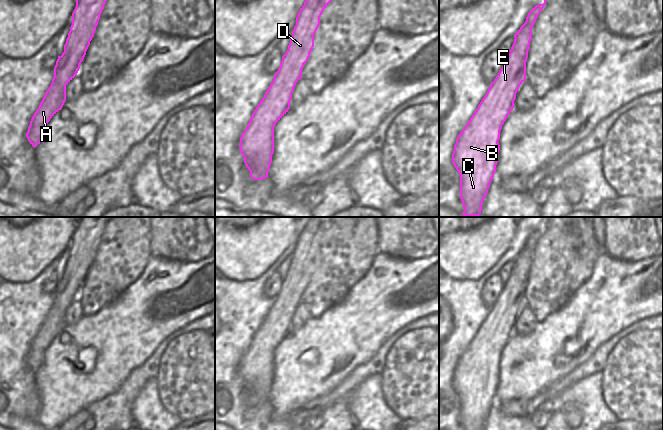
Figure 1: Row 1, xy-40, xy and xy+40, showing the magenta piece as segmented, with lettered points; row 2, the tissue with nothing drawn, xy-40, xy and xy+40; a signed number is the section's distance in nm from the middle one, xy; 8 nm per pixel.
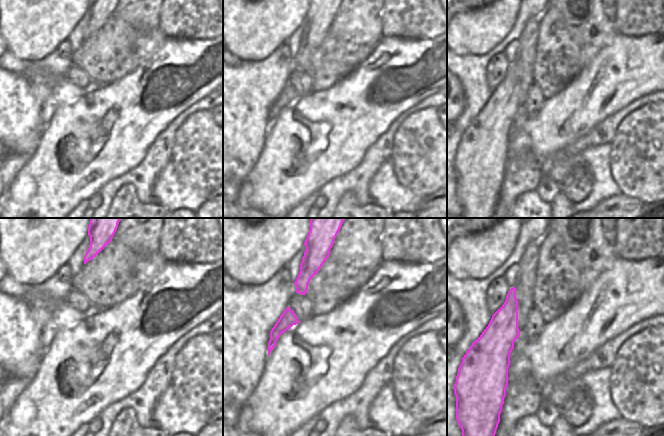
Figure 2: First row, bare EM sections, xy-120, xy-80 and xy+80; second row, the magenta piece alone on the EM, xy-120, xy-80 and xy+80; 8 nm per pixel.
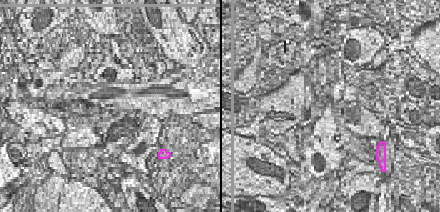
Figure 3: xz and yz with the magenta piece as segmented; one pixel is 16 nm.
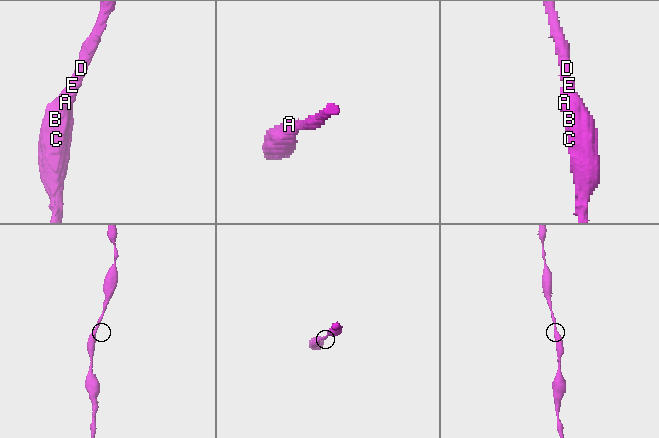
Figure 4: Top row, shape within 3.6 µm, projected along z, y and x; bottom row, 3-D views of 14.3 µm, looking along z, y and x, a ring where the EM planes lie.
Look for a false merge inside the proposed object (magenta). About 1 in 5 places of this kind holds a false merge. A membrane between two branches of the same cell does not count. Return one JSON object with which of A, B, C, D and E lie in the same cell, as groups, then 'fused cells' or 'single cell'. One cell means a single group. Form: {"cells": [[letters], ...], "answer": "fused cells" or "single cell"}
{"cells": [["A", "B", "C", "D", "E"]], "answer": "single cell"}

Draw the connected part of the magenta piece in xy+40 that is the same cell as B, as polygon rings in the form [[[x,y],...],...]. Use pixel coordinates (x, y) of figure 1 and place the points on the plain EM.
[[[546,218],[544,219],[544,227],[536,229],[530,234],[525,247],[514,259],[514,267],[508,281],[504,284],[504,289],[456,363],[452,387],[460,399],[460,423],[463,430],[482,430],[488,417],[498,387],[500,355],[514,332],[516,317],[520,309],[526,304],[526,285],[532,263],[532,251],[545,229]]]

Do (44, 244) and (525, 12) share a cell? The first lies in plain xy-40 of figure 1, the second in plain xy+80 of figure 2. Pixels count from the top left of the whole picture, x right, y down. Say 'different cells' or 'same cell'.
different cells

